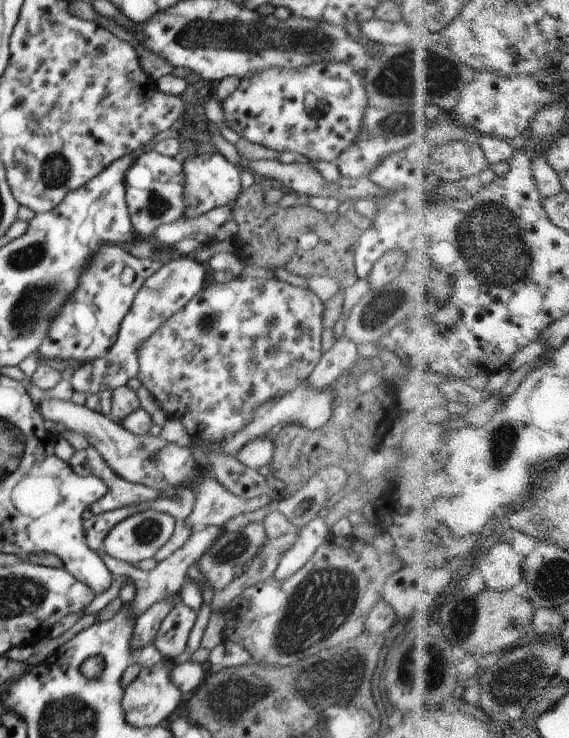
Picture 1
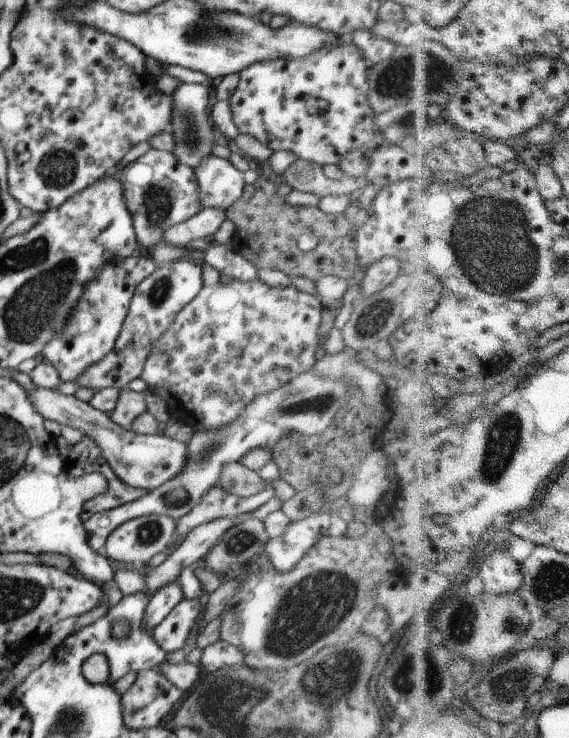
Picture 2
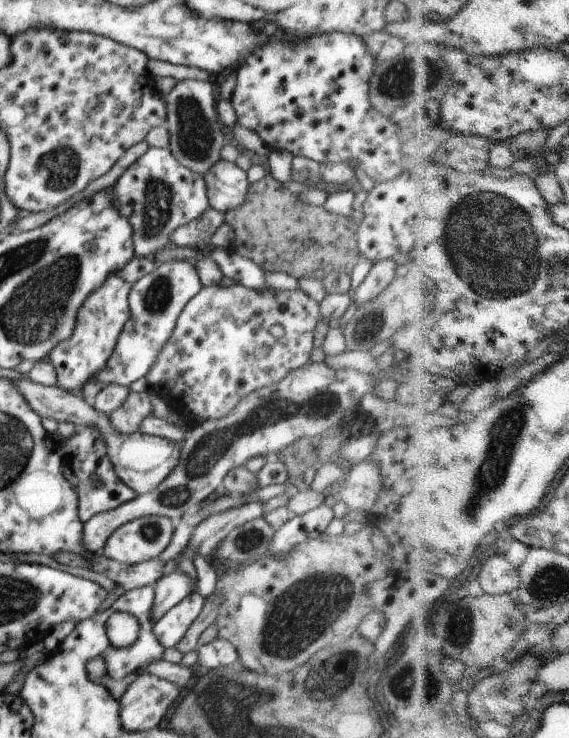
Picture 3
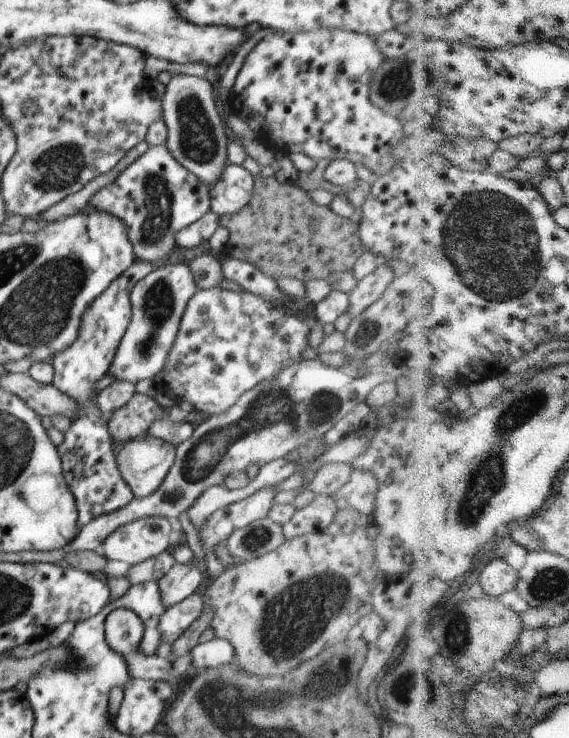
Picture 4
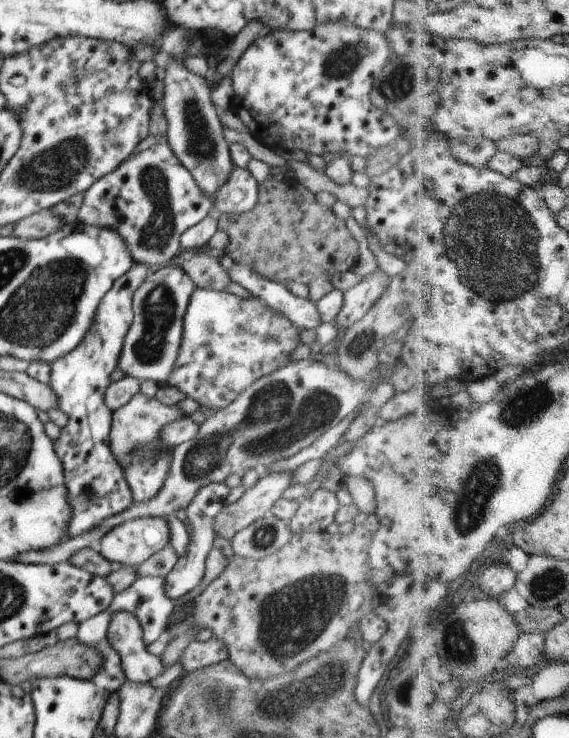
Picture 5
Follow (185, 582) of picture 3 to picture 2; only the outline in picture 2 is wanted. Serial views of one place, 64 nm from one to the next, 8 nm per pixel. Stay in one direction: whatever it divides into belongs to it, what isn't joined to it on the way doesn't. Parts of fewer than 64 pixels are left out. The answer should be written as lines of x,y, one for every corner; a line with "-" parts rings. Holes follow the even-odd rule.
179,580
157,590
156,594
149,598
148,607
145,608
142,619
143,628
151,635
182,599

